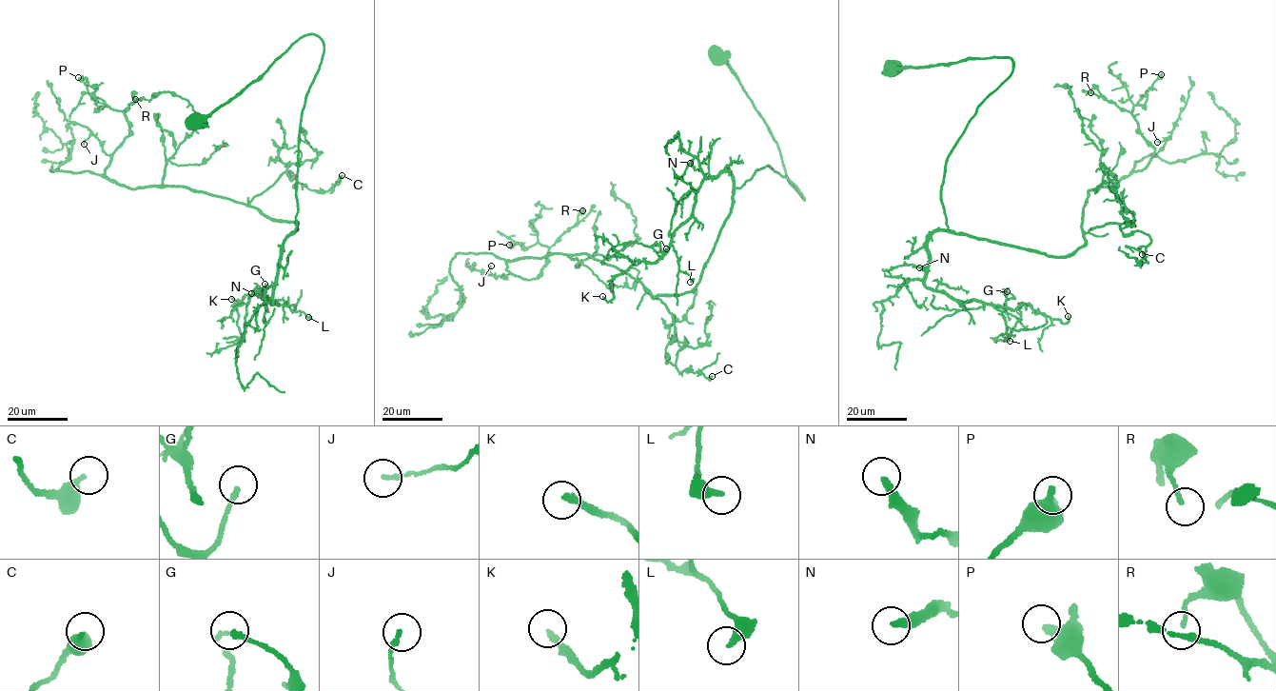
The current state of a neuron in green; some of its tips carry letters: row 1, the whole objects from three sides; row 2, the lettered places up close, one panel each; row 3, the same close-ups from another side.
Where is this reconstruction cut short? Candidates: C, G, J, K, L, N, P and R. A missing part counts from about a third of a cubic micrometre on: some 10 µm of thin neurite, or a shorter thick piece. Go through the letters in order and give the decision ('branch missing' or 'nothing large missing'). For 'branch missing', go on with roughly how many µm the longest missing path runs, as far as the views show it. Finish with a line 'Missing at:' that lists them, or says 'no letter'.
C: nothing large missing
G: nothing large missing
J: nothing large missing
K: nothing large missing
L: nothing large missing
N: nothing large missing
P: nothing large missing
R: nothing large missing
Missing at: no letter

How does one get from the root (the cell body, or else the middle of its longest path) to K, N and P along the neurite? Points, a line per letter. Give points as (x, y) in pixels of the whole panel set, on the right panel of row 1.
K: (893, 68), (1010, 59), (947, 159), (948, 229), (928, 242), (925, 285), (1068, 316)
N: (893, 68), (993, 57), (1012, 65), (947, 159), (948, 230), (932, 233), (928, 266), (919, 267)
P: (893, 68), (1010, 59), (947, 159), (946, 224), (1060, 257), (1089, 191), (1153, 154), (1131, 112), (1161, 74)

